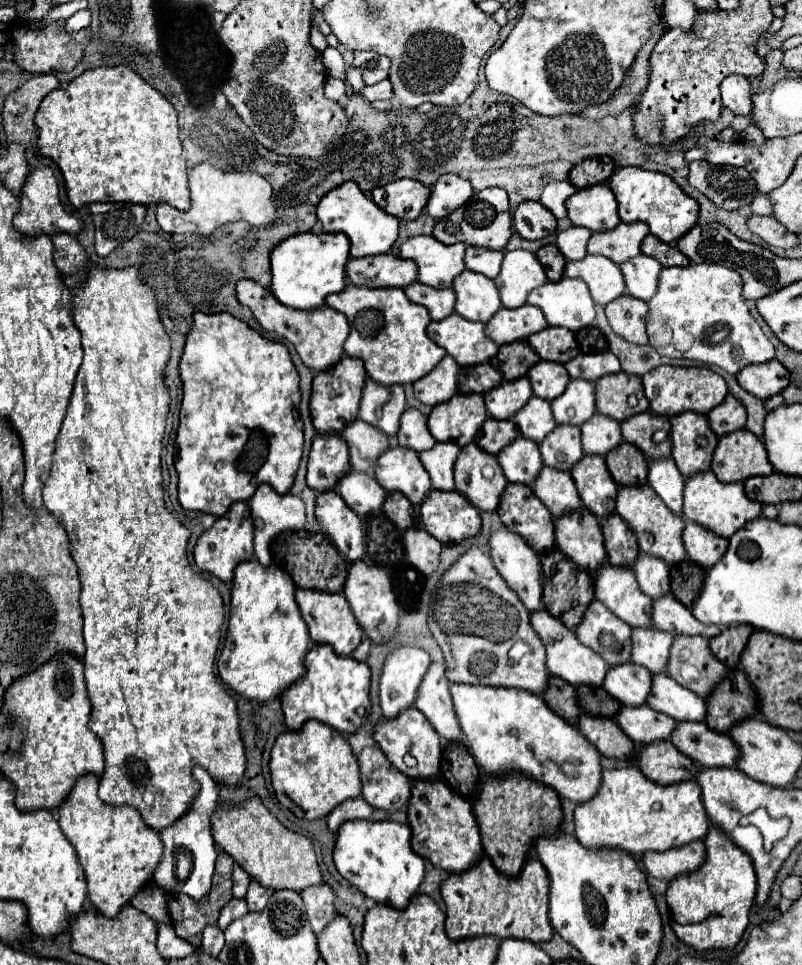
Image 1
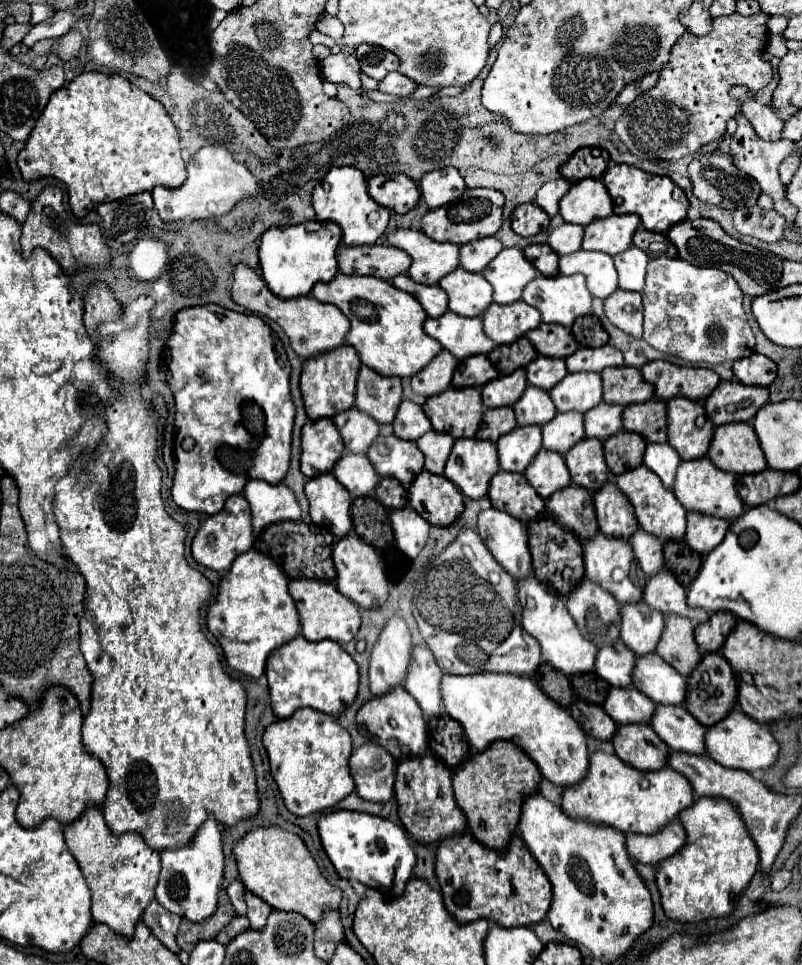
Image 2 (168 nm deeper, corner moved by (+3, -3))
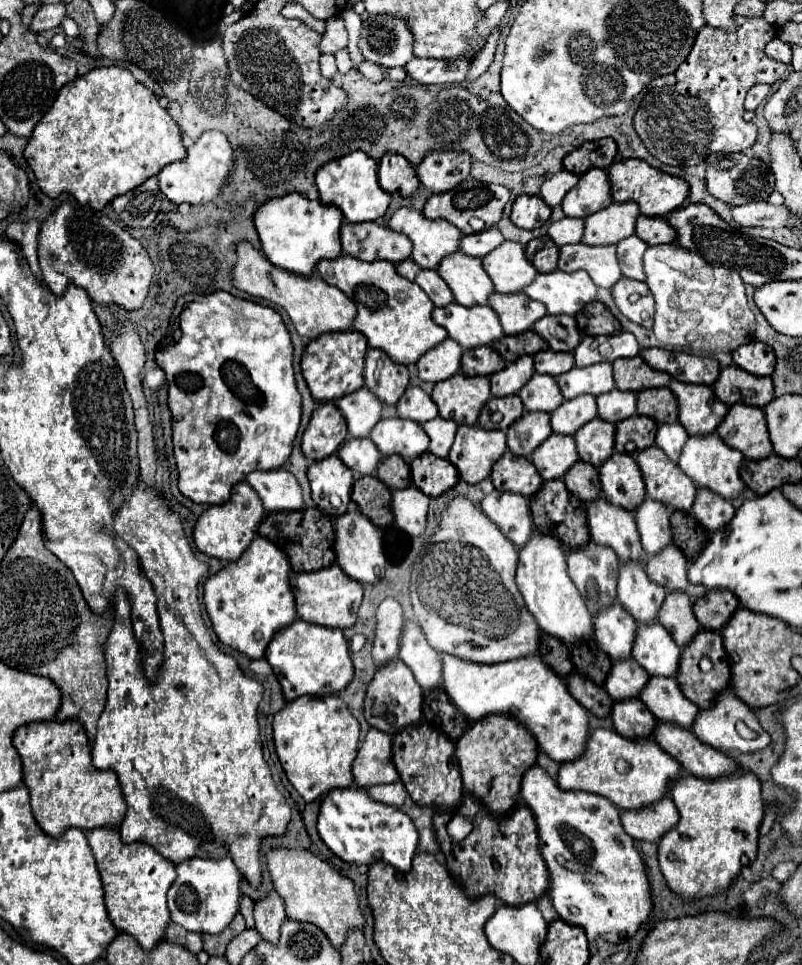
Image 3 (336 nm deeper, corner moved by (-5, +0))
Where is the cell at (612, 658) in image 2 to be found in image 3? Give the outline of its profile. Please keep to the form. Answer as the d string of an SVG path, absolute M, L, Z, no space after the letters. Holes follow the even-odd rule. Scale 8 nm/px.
M613 603L613 607L597 613L593 623L595 641L601 651L605 651L613 661L625 661L631 657L637 623L619 603Z

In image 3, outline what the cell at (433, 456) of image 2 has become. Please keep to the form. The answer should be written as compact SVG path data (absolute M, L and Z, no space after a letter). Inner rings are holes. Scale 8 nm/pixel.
M435 417L431 421L427 421L423 425L423 431L429 435L431 445L429 445L429 453L433 453L435 457L447 457L449 447L453 445L455 433L457 433L457 423L453 421L445 421L441 417Z

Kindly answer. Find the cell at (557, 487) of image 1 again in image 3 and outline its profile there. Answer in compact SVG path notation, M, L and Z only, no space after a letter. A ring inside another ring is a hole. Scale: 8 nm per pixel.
M553 433L533 451L531 461L537 467L543 481L561 479L565 471L569 471L569 467L573 467L579 461L575 439L569 435Z

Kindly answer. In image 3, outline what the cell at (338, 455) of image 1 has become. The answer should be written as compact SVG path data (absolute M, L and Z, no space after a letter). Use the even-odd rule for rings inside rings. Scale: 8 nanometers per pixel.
M323 403L313 411L309 427L303 433L303 453L309 461L321 461L333 455L347 439L345 419L335 403Z

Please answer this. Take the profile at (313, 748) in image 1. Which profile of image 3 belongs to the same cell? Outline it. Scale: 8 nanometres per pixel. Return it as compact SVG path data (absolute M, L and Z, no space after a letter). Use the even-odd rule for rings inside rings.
M303 695L287 703L273 719L273 739L289 783L307 803L321 799L333 789L353 785L351 763L357 755L359 723L337 695Z

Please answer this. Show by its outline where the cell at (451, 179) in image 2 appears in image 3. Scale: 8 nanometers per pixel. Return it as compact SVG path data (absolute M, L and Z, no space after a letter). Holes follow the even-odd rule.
M435 151L429 153L417 167L417 177L429 193L453 191L469 177L471 159L463 151Z

